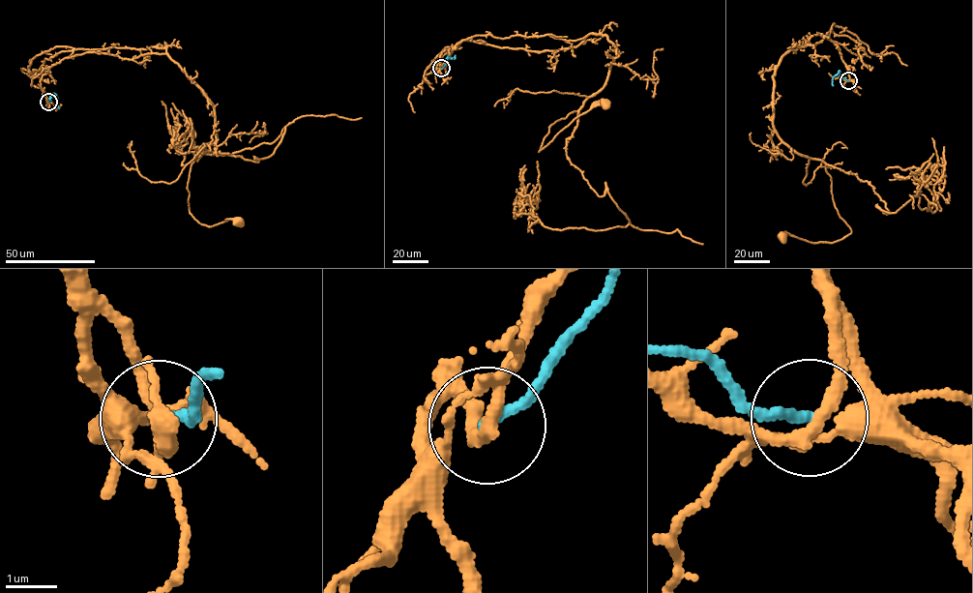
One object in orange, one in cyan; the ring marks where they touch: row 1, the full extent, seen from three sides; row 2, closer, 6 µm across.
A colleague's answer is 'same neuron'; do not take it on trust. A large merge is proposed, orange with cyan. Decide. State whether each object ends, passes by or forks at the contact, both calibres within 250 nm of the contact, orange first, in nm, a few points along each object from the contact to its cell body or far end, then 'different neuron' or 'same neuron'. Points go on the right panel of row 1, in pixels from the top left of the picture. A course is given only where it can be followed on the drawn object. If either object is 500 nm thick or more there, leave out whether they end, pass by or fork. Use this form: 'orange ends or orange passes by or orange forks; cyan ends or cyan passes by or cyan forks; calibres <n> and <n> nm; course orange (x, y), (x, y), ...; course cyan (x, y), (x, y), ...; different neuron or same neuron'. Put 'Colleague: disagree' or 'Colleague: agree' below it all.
orange passes by; cyan ends; calibres 240 and 190 nm; course orange (848, 80), (838, 45), (818, 34), (773, 76), (773, 128), (825, 163), (851, 232), (828, 243), (781, 236); course cyan (848, 80), (840, 78), (839, 71), (833, 76), (832, 86); different neuron
Colleague: disagree

